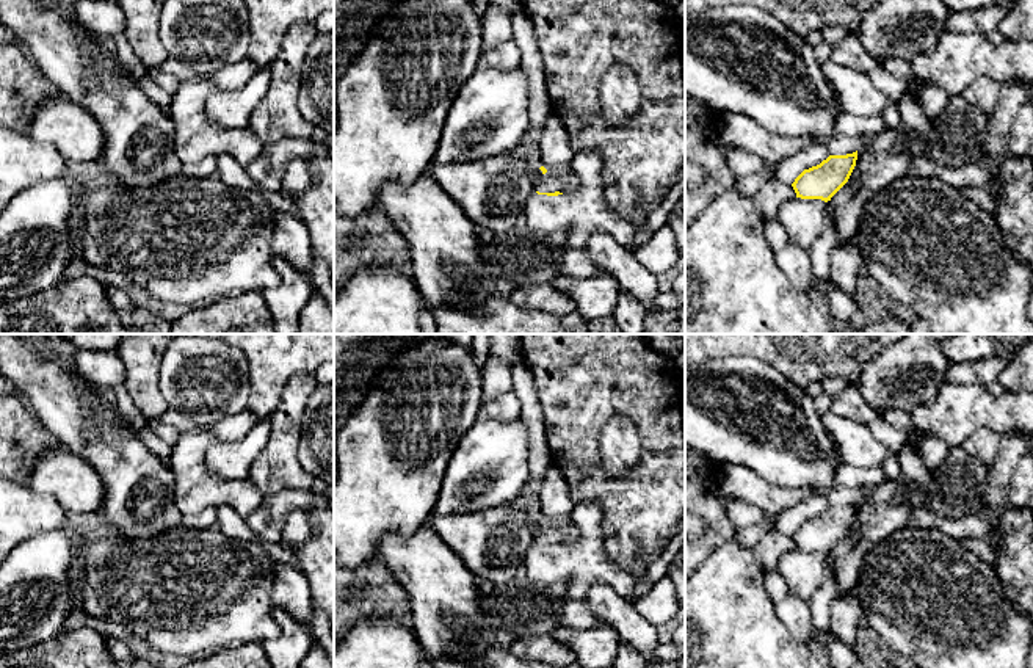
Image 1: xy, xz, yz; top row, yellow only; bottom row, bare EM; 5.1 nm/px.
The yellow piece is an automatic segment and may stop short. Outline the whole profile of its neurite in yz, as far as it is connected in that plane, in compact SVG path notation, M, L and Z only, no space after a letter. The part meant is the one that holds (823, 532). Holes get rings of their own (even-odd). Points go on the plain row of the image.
M857 502L846 506L829 506L820 516L804 521L792 535L796 549L825 554L848 533L857 511Z

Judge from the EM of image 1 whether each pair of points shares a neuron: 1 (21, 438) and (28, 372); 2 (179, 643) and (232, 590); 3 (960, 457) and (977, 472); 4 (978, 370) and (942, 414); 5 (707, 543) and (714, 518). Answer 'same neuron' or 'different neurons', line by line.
1: different neurons
2: same neuron
3: same neuron
4: different neurons
5: same neuron

